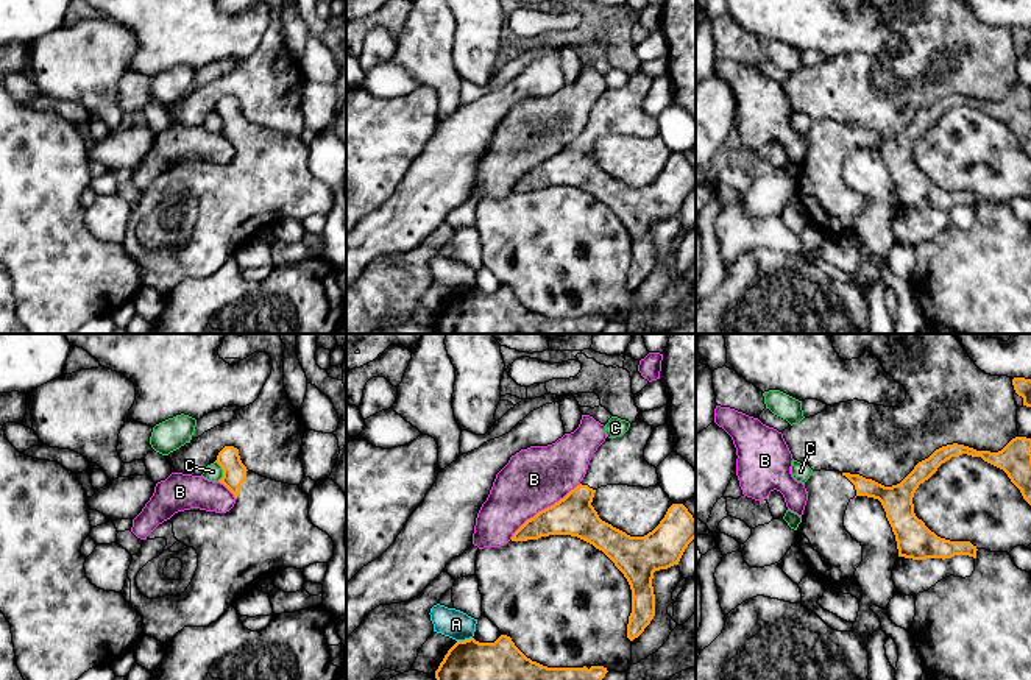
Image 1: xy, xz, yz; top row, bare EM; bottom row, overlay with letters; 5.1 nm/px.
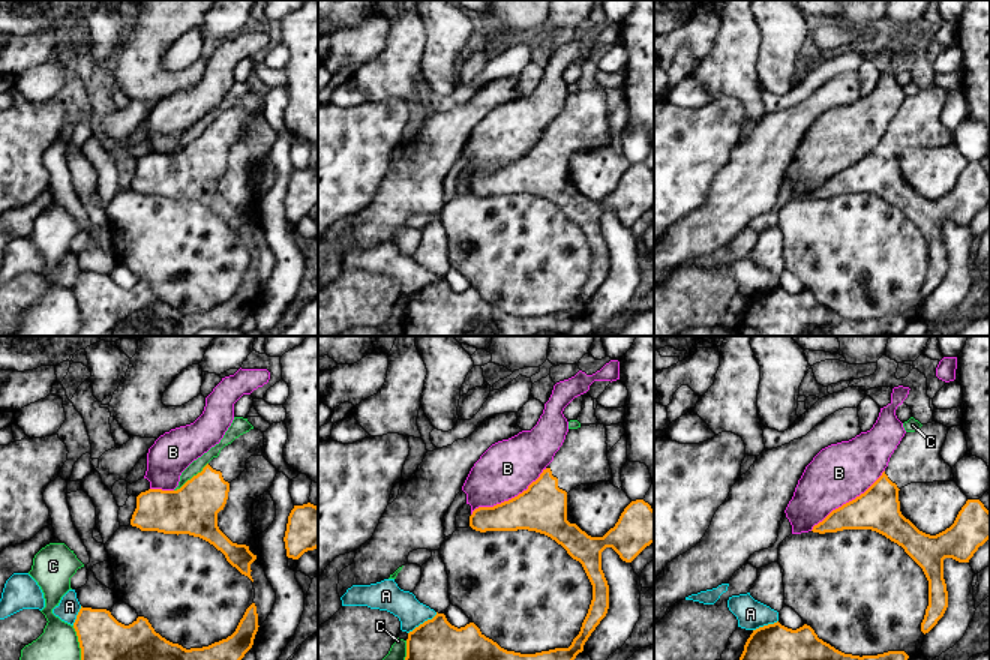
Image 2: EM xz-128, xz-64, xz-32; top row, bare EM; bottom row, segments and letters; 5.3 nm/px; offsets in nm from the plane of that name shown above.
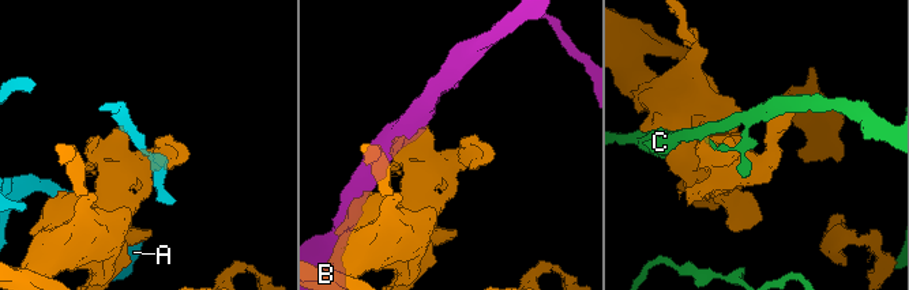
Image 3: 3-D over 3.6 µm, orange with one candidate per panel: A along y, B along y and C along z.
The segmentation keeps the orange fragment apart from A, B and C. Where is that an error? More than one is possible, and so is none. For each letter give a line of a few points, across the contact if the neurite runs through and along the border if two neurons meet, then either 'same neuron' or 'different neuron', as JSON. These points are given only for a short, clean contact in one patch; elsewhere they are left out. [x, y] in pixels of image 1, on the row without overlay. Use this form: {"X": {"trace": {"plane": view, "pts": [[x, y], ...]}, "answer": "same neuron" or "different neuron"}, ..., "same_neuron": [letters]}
{"A": {"answer": "different neuron"}, "B": {"answer": "different neuron"}, "C": {"answer": "different neuron"}, "same_neuron": []}

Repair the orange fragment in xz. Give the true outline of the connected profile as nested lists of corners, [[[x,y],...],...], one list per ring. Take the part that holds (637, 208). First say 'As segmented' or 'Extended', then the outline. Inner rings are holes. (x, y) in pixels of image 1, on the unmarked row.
Extended. [[[636,70],[629,81],[605,92],[593,104],[583,131],[554,156],[527,170],[512,192],[549,186],[577,187],[602,201],[624,225],[632,240],[627,289],[633,292],[655,267],[654,223],[678,215],[696,189],[696,170],[683,154],[672,154],[660,175],[644,187],[630,187],[602,172],[591,156],[594,143],[607,136],[660,136],[657,119],[644,111],[654,83]]]

